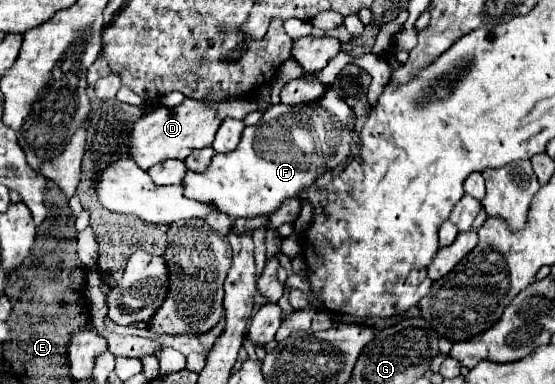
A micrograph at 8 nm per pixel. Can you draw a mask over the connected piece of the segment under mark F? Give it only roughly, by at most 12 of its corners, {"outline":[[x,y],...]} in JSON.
{"outline":[[332,87],[270,105],[230,155],[188,169],[186,197],[270,217],[352,157]]}

